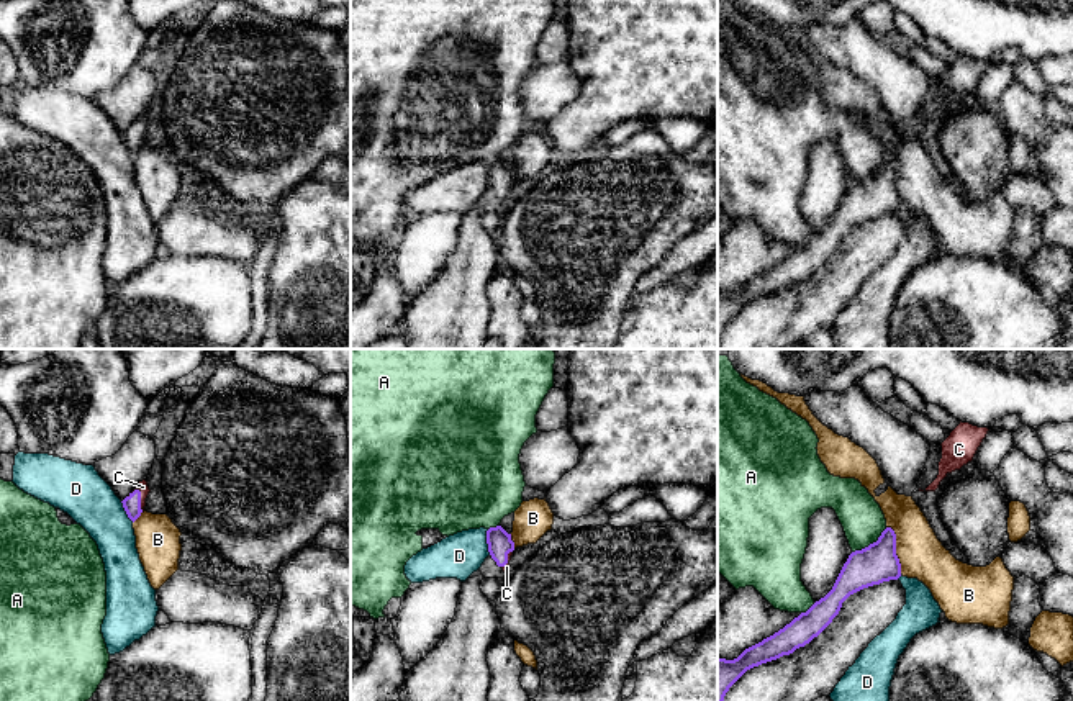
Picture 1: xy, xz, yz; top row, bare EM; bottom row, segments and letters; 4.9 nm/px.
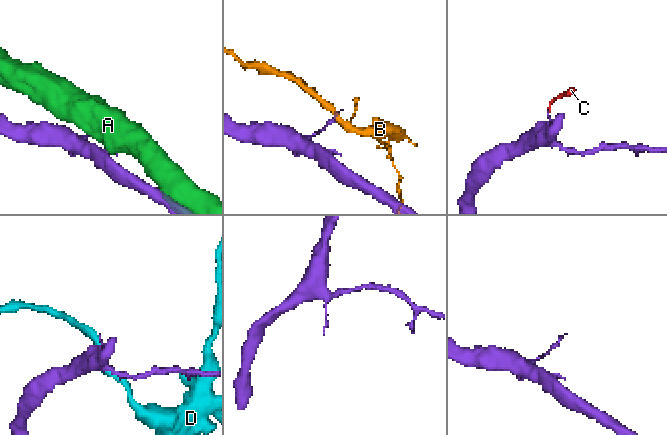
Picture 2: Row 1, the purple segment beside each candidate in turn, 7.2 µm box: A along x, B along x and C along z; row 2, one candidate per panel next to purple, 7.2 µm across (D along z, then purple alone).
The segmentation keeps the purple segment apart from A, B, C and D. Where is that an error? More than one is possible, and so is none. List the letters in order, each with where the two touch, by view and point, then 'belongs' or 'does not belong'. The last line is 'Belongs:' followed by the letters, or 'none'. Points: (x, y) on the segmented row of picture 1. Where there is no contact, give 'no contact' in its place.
A: yz (870, 544) | does not belong
B: yz (895, 549) | does not belong
C: xy (140, 500) | belongs
D: xz (487, 542) | does not belong
Belongs: C

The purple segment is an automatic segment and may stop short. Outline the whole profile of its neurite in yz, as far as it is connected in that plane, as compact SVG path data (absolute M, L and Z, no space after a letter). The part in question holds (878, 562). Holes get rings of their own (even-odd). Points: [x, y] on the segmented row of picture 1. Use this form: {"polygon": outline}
{"polygon": "M886 527L876 542L849 555L832 590L806 613L801 613L773 635L745 649L737 658L718 658L718 701L724 701L729 688L747 670L790 655L817 637L839 614L842 603L850 595L899 577L896 534L891 527Z"}

